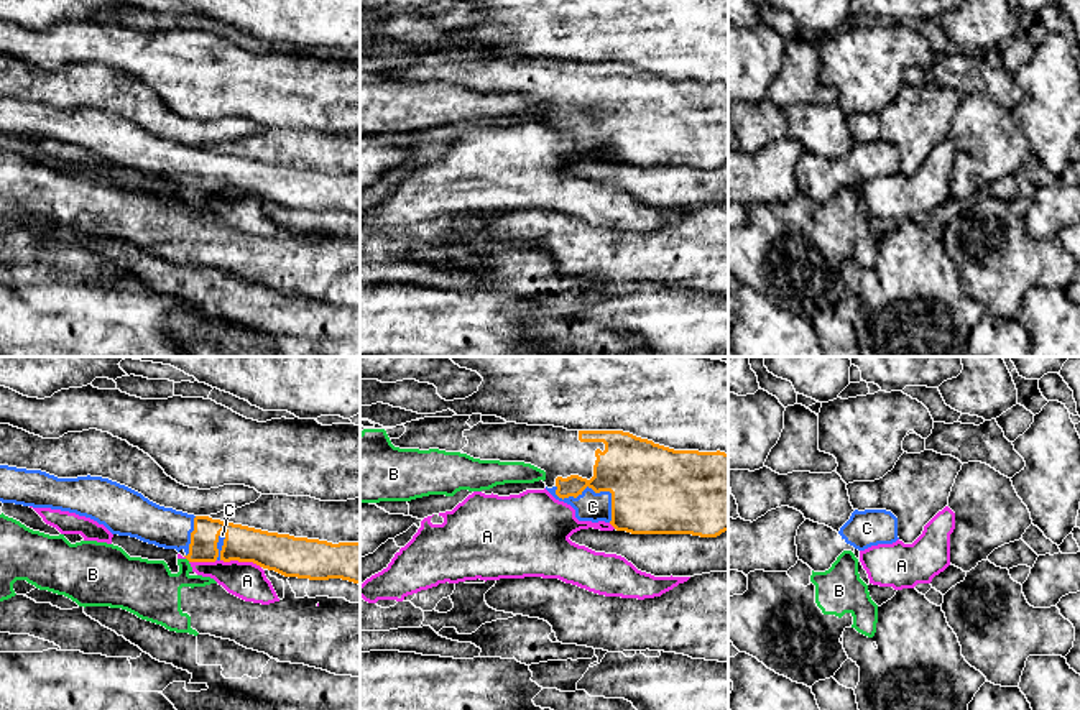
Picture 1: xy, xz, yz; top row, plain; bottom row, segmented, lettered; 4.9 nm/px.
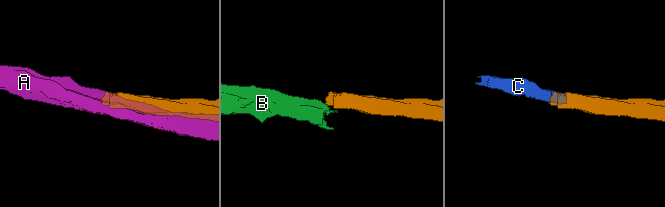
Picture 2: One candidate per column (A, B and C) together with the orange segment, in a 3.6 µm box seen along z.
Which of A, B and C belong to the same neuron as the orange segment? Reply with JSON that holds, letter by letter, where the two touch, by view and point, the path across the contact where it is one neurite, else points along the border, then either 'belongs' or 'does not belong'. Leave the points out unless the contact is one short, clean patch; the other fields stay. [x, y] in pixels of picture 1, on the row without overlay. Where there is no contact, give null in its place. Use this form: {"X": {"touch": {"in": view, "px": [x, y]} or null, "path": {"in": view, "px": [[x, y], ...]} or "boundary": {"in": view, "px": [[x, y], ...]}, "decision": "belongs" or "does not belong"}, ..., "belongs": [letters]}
{"A": {"touch": {"in": "xy", "px": [240, 193]}, "decision": "does not belong"}, "B": {"touch": {"in": "xy", "px": [188, 191]}, "boundary": {"in": "xy", "px": [[186, 189], [189, 193]]}, "decision": "does not belong"}, "C": {"touch": {"in": "xz", "px": [595, 124]}, "path": {"in": "xz", "px": [[645, 110], [623, 124], [595, 124], [592, 138]]}, "decision": "belongs"}, "belongs": ["C"]}

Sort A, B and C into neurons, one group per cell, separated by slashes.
A / B / C

